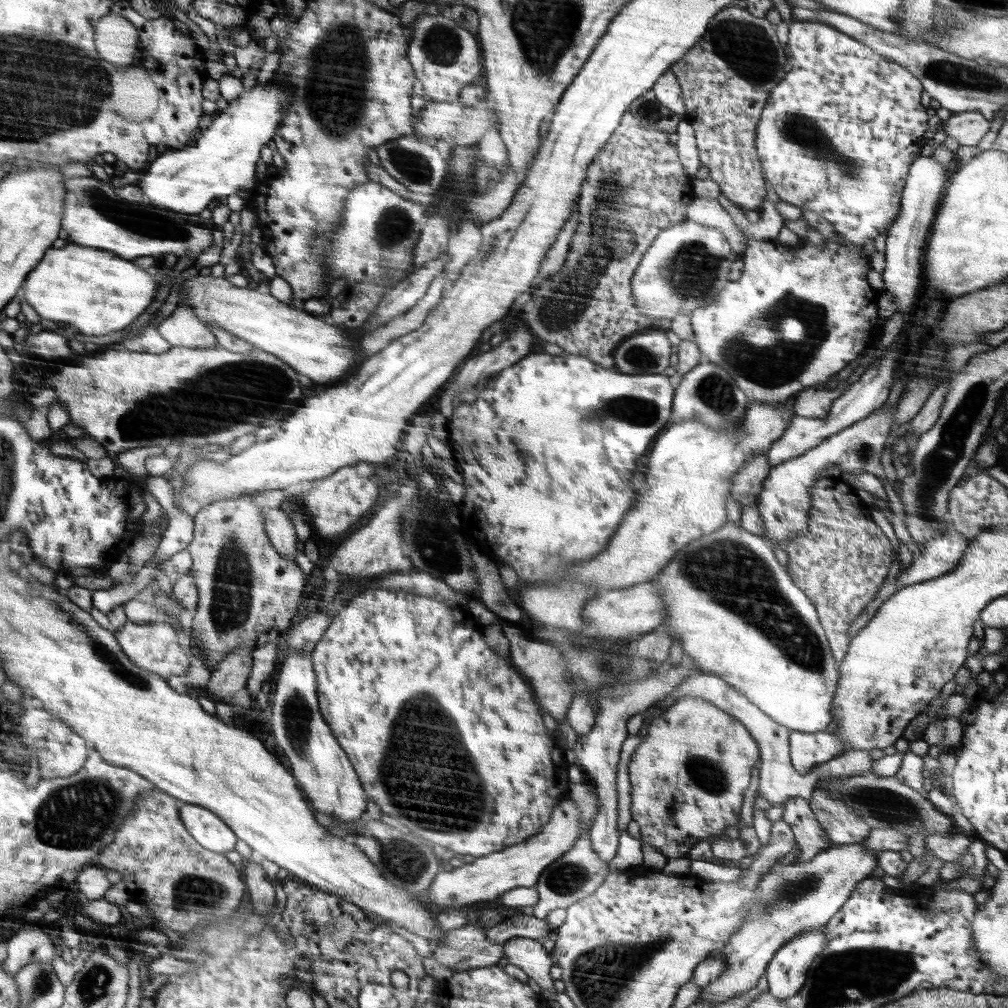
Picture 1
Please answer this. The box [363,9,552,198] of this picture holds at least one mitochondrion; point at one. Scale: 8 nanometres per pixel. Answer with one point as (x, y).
(441, 45)

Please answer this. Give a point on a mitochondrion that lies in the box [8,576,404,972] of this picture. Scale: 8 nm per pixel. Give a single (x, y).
(79, 815)

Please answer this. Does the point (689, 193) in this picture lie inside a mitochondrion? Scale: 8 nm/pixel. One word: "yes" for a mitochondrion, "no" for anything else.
no

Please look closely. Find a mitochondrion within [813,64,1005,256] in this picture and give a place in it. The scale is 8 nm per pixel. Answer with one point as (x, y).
(853, 171)

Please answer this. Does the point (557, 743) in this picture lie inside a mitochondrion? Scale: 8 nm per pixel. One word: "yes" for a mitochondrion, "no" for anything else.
no

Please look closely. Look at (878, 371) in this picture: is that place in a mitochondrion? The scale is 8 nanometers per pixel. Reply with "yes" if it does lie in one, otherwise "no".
no

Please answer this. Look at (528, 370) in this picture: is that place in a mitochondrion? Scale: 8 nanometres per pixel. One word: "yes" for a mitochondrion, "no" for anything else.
no

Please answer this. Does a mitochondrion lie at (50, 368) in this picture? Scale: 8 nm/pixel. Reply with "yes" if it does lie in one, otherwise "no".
no

